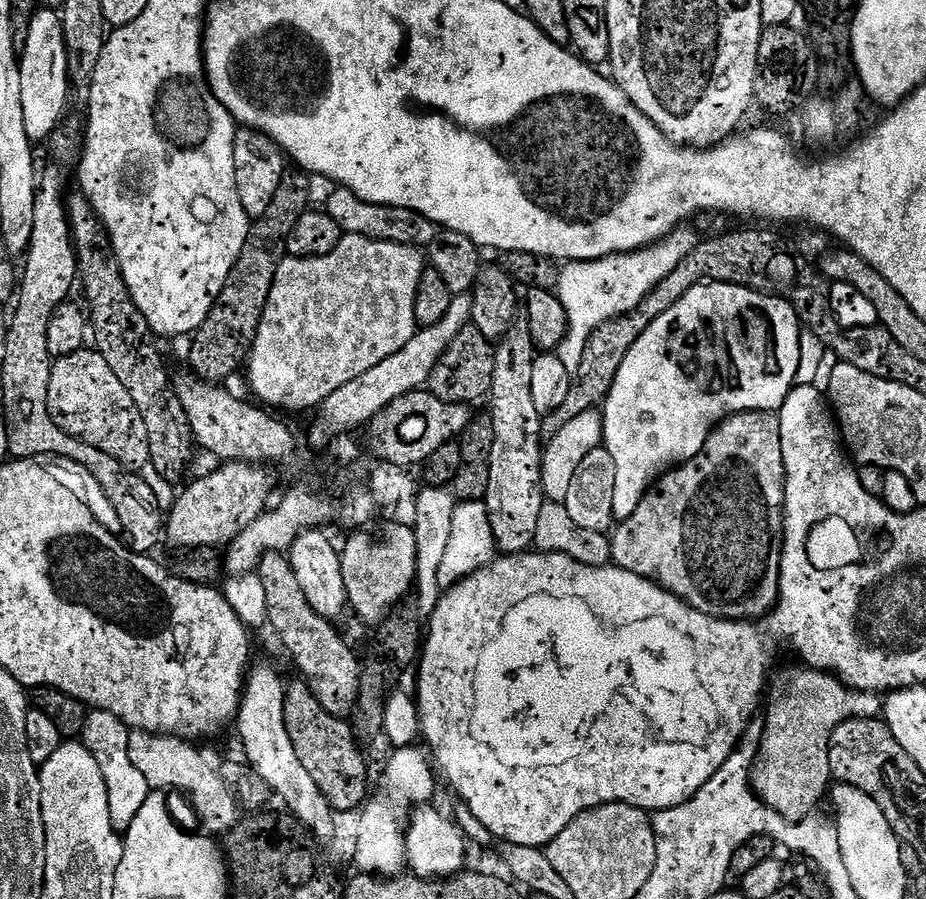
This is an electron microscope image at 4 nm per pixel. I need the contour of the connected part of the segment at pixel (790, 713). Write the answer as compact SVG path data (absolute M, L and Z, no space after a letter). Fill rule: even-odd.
M799 666L784 668L773 675L766 692L768 713L762 717L764 733L756 760L752 763L750 783L762 803L774 810L782 819L799 822L808 819L817 811L820 799L827 797L833 783L830 770L830 738L838 726L847 720L874 720L881 715L882 700L877 693L859 692L857 688L847 688L830 672L820 672L816 668Z

